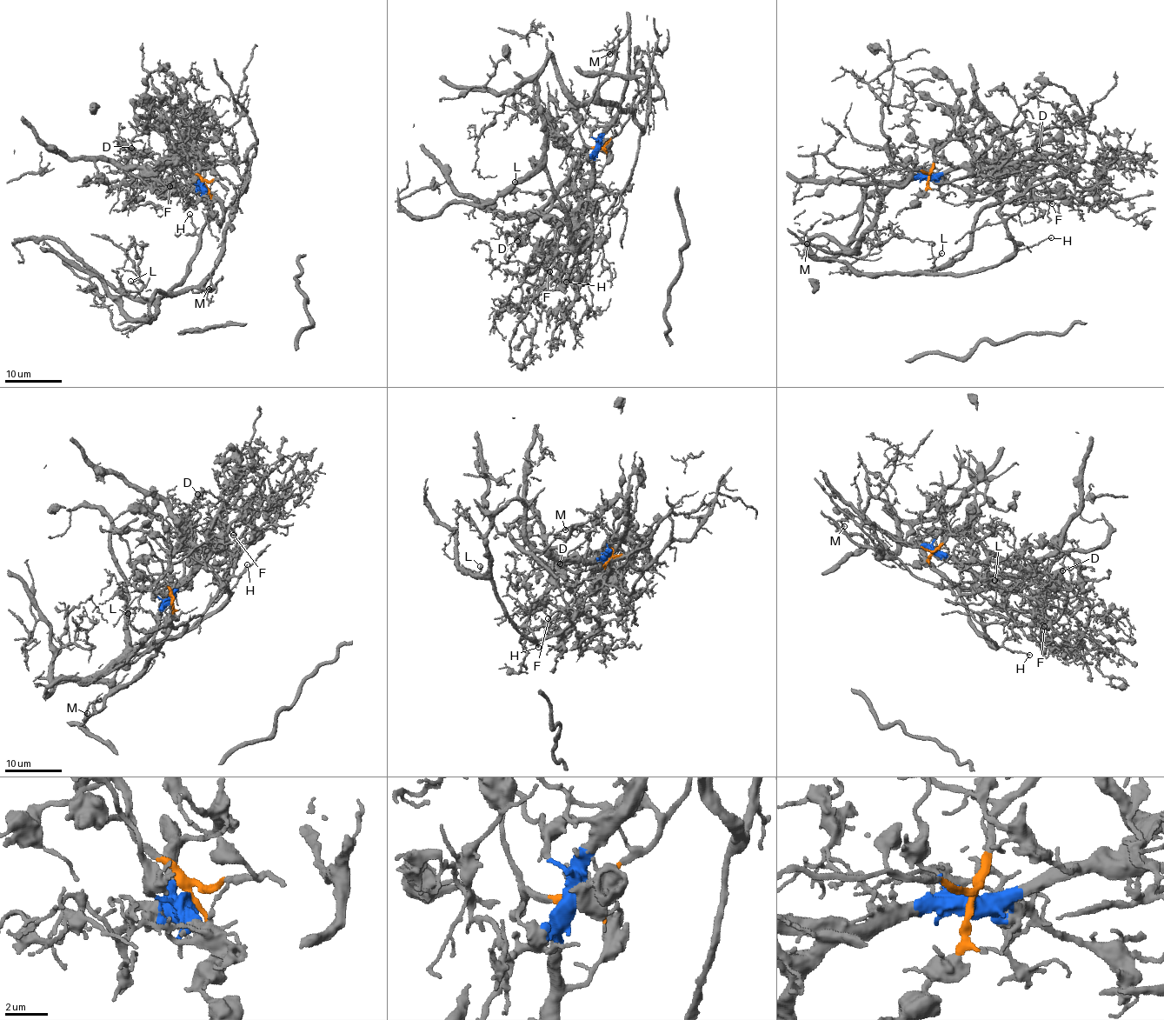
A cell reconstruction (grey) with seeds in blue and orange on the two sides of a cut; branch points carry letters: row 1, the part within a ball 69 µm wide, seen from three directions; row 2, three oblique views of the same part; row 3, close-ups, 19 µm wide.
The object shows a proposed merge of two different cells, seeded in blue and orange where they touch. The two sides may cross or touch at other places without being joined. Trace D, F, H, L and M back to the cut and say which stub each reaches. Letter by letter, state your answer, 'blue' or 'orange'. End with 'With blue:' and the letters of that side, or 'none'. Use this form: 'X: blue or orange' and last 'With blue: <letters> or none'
D: blue
F: blue
H: orange
L: orange
M: orange
With blue: D, F

